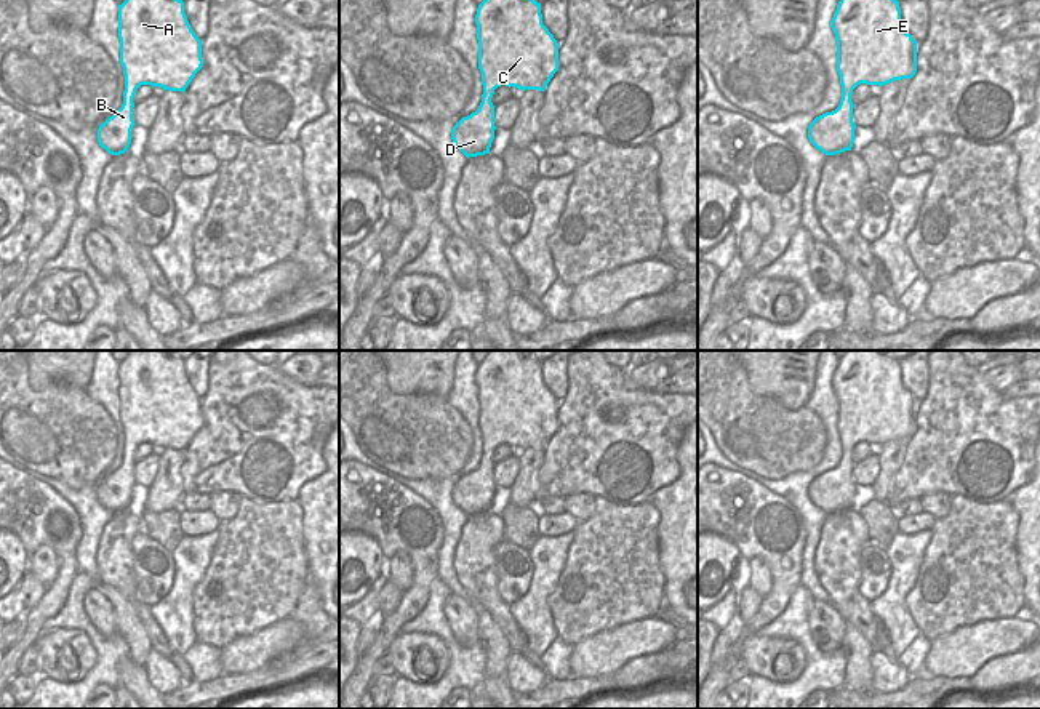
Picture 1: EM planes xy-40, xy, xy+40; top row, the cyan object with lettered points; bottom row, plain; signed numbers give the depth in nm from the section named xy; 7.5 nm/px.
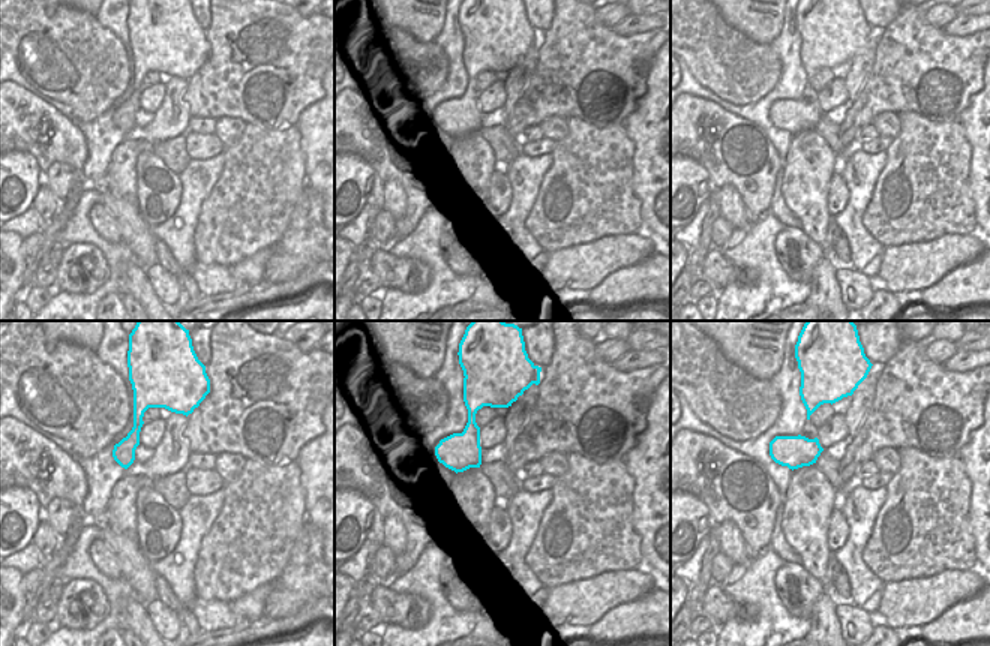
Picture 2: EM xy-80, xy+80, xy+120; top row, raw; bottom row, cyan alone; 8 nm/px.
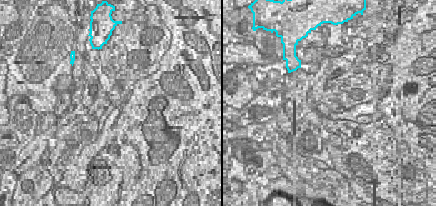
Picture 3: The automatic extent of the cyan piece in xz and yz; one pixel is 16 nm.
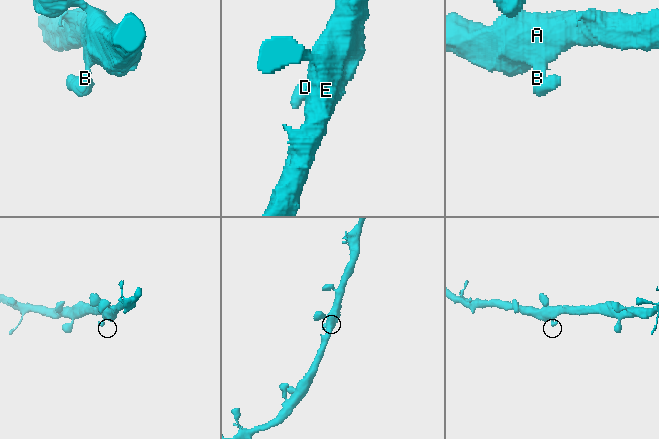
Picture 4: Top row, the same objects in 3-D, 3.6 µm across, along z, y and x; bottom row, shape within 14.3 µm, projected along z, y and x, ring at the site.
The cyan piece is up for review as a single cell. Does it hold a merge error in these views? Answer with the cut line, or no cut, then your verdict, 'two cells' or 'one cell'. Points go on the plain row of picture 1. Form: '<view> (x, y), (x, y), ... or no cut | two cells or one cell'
no cut | one cell

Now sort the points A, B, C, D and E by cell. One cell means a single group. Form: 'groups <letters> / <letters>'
groups A B C D E

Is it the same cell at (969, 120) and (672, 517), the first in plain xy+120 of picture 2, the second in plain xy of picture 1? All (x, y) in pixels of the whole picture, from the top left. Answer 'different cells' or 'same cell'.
same cell

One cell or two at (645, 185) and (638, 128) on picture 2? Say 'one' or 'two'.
one

